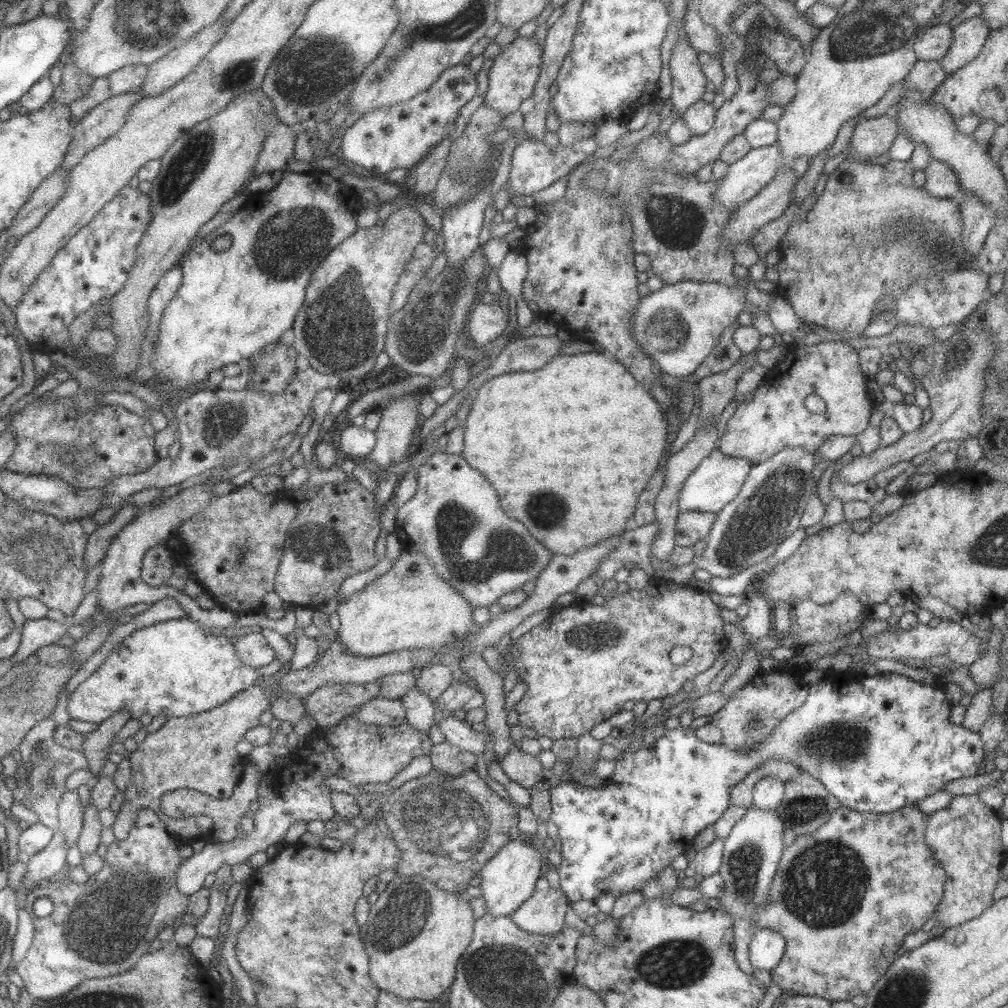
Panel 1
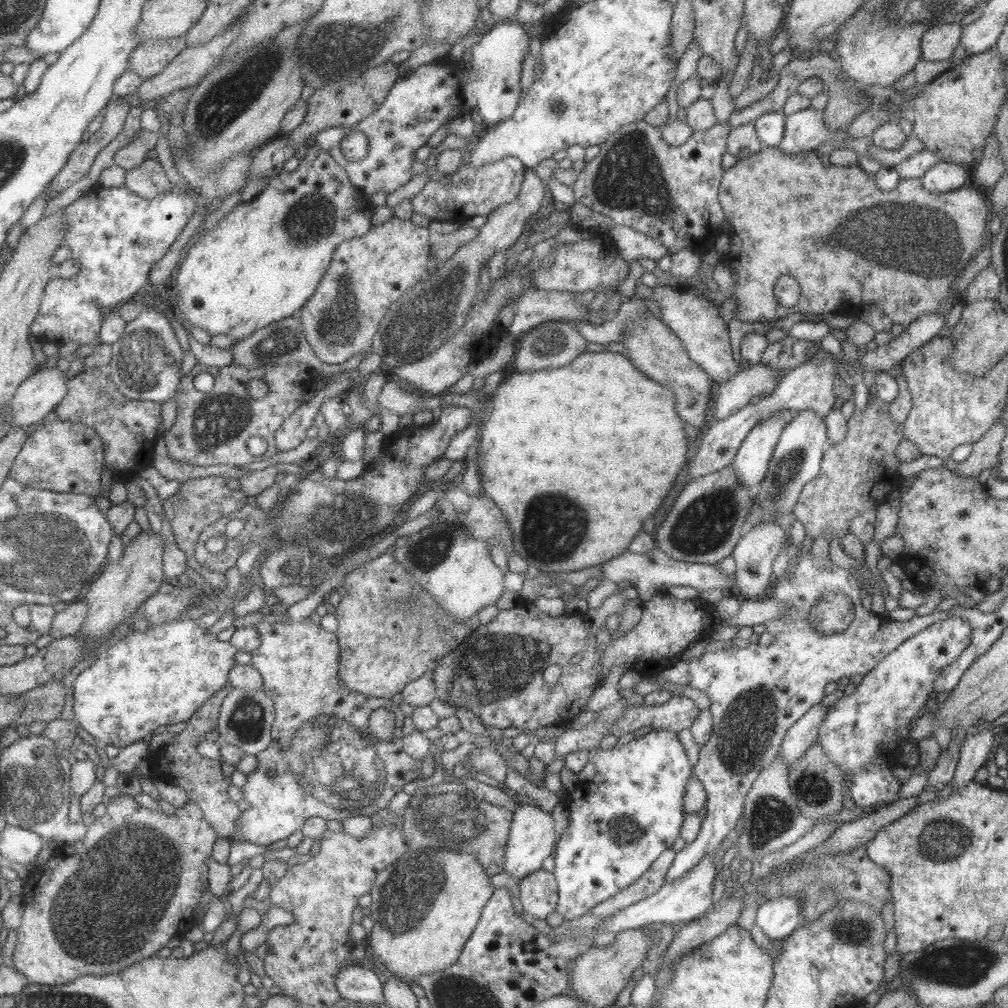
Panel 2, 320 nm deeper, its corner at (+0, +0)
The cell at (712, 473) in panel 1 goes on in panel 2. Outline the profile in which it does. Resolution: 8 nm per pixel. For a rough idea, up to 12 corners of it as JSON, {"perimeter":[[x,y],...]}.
{"perimeter":[[762,420],[741,441],[731,466],[760,487],[785,422]]}

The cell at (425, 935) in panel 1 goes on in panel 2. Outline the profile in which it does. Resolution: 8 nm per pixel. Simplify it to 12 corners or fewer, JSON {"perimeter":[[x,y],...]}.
{"perimeter":[[407,850],[368,893],[376,966],[453,964],[494,892],[473,853]]}

